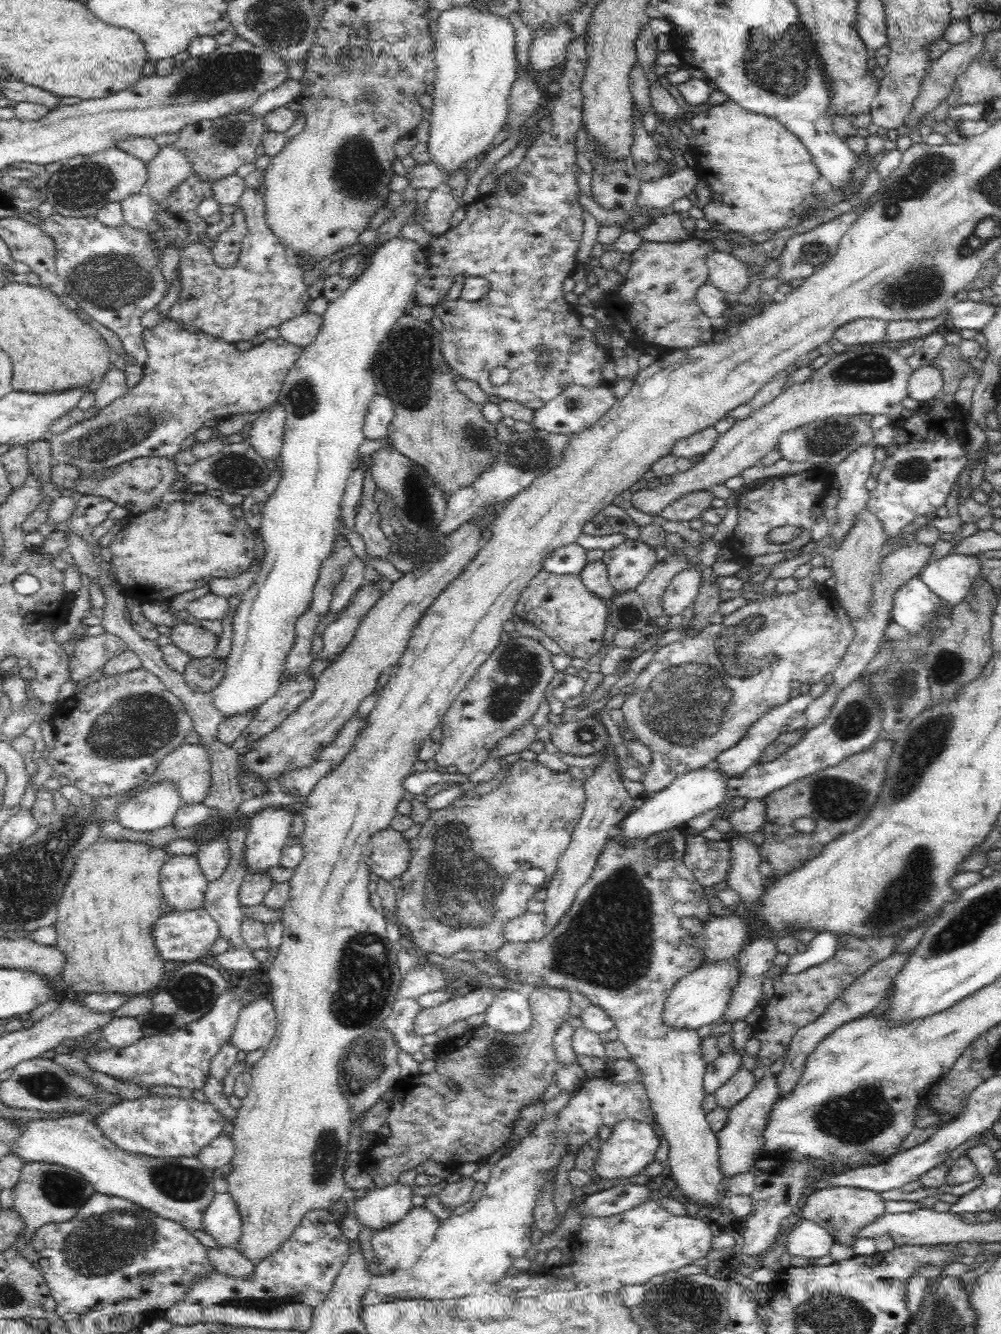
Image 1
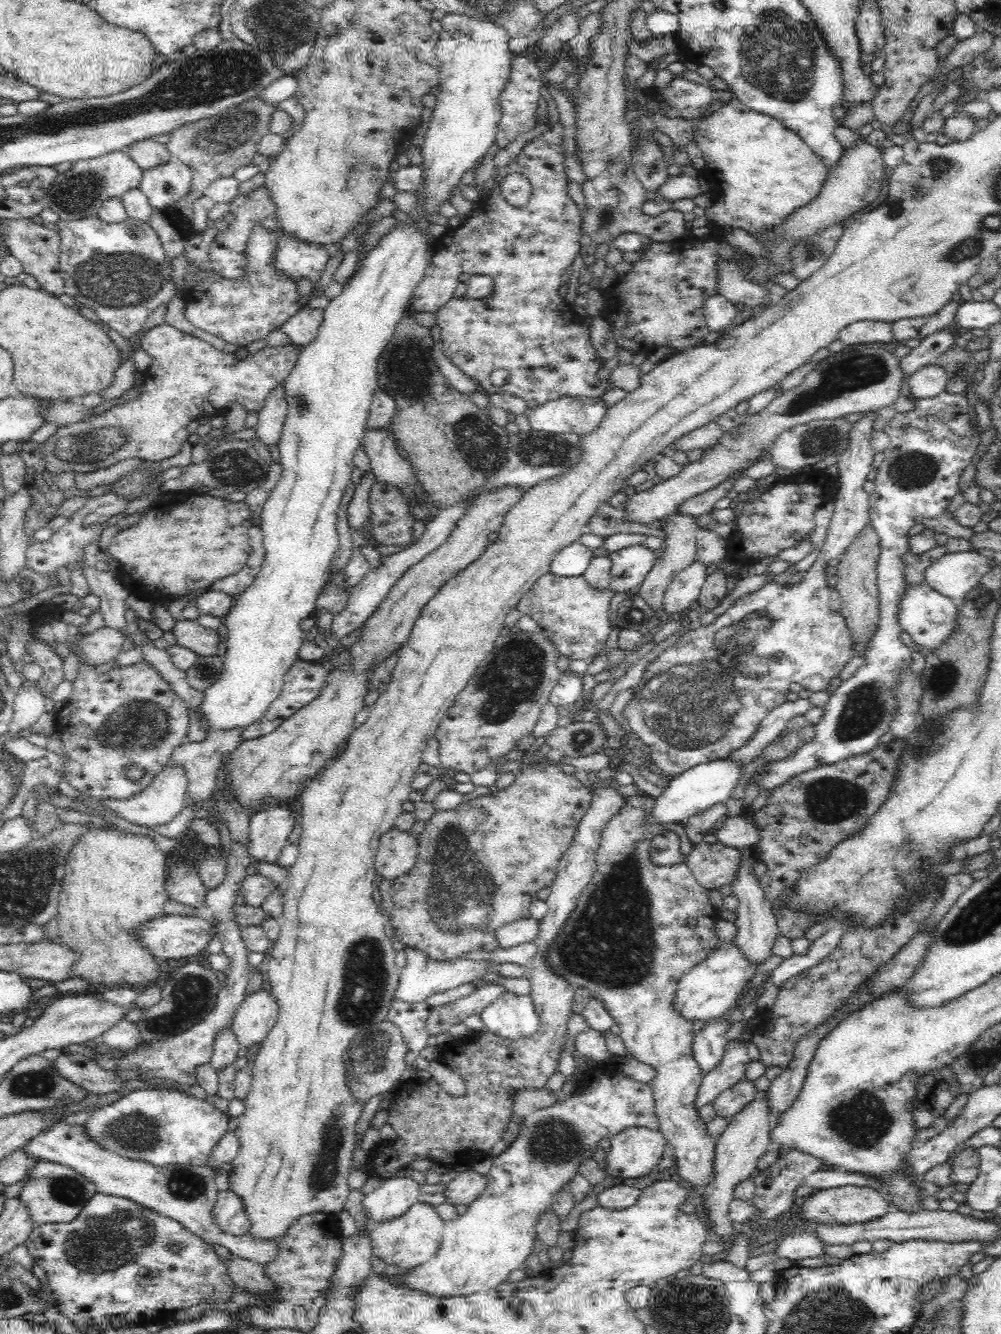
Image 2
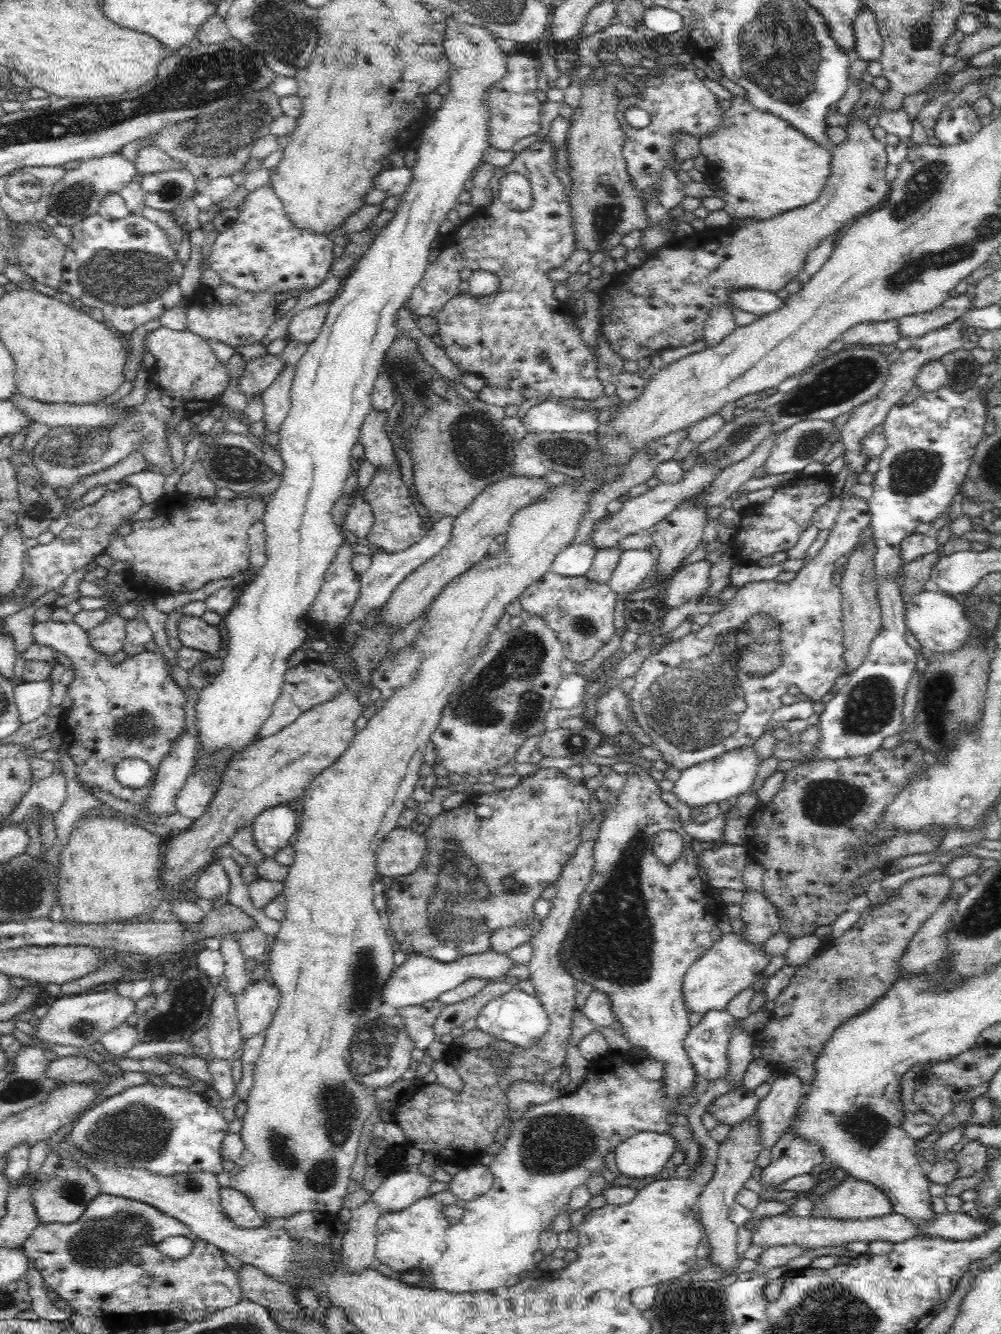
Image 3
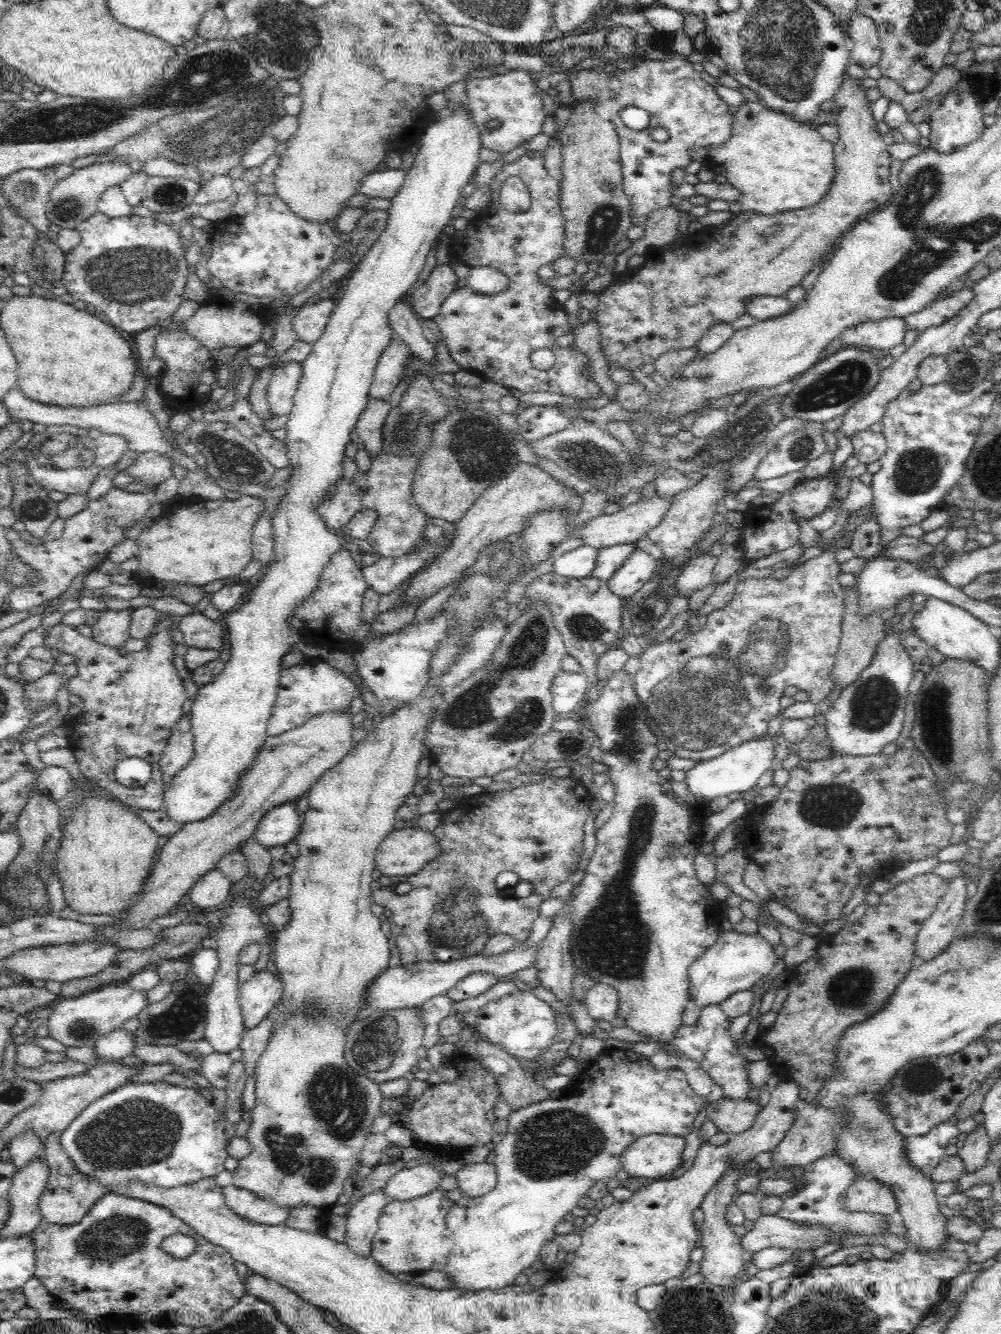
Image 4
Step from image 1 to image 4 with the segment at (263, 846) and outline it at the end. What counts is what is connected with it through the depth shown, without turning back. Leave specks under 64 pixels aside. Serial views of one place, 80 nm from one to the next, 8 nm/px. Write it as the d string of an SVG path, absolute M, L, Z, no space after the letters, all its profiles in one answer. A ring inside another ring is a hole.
M289 802L270 809L261 819L254 838L265 846L282 846L293 841L300 832L300 816Z

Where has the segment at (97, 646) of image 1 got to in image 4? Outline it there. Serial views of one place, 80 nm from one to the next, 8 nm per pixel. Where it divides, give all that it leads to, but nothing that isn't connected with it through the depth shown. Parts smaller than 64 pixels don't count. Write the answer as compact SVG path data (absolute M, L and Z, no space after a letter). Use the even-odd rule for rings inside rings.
M109 609L99 612L98 620L93 626L93 639L109 648L118 649L130 638L132 609Z

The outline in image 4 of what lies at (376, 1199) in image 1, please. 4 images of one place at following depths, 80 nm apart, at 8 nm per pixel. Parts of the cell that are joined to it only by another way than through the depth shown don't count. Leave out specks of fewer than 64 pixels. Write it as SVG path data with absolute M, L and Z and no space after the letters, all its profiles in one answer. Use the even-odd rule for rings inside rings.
M430 1162L425 1164L418 1164L411 1168L404 1168L399 1170L385 1186L385 1193L387 1194L387 1200L412 1200L412 1198L418 1198L428 1194L433 1190L438 1189L440 1181L446 1176L438 1166L432 1166Z

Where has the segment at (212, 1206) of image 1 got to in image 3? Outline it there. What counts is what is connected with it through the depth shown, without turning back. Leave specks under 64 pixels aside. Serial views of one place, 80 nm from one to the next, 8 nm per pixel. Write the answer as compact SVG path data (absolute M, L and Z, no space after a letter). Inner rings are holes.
M231 1186L221 1189L221 1209L236 1226L266 1226L269 1221L267 1214L255 1210L246 1194Z

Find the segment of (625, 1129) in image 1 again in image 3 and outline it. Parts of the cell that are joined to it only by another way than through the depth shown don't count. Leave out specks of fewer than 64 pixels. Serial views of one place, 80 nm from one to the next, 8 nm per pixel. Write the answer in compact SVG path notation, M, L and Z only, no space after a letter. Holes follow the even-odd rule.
M641 1132L616 1147L616 1166L630 1178L653 1178L669 1166L678 1149L677 1140L669 1133Z

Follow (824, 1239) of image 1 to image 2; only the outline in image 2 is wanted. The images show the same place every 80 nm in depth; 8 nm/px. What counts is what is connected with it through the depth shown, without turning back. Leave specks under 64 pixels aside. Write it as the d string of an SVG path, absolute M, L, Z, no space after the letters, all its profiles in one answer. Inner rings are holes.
M796 1233L784 1237L772 1250L772 1254L776 1256L776 1259L787 1258L792 1261L820 1256L823 1254L822 1248L824 1244L820 1243L818 1237L814 1237L812 1233Z

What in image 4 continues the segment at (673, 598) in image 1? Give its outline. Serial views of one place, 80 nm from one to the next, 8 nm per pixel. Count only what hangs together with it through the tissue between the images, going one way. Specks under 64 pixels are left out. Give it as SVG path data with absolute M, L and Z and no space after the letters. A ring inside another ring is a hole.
M709 552L700 553L686 560L686 565L680 570L673 585L673 593L678 596L691 596L713 582L713 570L717 557Z

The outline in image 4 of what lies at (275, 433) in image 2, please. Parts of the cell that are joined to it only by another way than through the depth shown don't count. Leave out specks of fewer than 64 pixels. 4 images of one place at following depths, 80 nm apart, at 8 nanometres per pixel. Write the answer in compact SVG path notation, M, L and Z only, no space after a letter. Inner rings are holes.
M284 361L275 367L268 385L266 399L275 416L289 414L294 408L294 395L302 376L301 362Z

